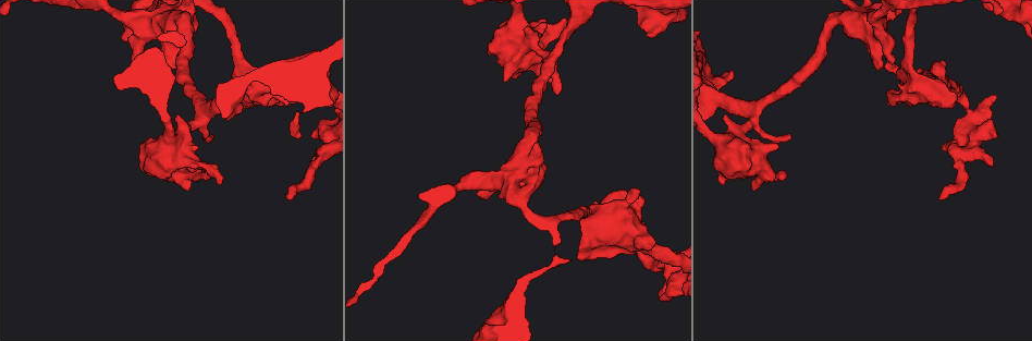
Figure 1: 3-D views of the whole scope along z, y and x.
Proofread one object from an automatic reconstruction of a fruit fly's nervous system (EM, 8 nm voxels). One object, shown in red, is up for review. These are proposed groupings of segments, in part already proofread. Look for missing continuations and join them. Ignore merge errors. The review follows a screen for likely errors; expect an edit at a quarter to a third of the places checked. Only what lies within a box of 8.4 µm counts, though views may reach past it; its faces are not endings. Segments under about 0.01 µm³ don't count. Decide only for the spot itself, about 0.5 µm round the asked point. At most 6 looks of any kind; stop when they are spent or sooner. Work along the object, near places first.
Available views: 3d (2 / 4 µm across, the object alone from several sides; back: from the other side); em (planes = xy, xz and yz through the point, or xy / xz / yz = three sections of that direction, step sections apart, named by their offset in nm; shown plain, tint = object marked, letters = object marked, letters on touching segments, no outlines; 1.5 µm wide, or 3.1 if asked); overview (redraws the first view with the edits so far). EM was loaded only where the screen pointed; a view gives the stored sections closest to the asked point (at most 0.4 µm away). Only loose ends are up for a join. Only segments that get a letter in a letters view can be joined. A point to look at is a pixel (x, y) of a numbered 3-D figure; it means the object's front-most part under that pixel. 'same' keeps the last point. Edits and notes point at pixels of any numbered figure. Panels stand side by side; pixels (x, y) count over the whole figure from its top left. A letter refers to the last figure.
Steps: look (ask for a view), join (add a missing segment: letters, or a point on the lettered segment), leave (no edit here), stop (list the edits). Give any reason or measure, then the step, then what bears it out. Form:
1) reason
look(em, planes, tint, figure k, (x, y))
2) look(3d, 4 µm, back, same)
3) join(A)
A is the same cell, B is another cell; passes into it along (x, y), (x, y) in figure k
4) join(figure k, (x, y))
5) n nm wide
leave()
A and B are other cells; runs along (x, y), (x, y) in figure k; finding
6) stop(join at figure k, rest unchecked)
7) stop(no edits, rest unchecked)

an open end
look(3d, 4 µm, back, figure 1, (312, 136))

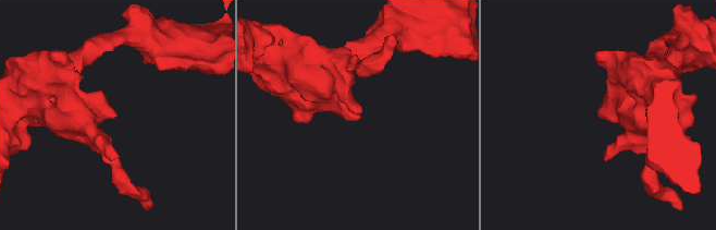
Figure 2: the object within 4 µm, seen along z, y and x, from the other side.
need the tissue
look(em, planes, letters, figure 2, (600, 114))

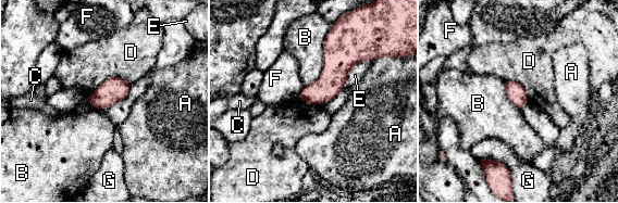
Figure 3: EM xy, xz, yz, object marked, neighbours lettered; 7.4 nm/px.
B touches over 500 nm
leave()
A, B, C, D, E, F and G are other cells; border along (131, 86), (123, 99), (100, 109) in figure 3; none of them fits

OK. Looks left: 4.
an open end
look(em, planes, letters, figure 1, (940, 198))

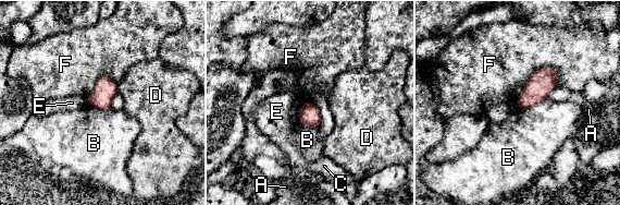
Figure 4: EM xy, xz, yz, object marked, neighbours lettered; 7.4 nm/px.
leave()
A, B, C, D, E and F are other cells; border along (547, 97), (530, 107), (520, 108) in figure 4; none of them fits

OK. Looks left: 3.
branch stops here
look(3d, 2 µm, figure 1, (219, 183))

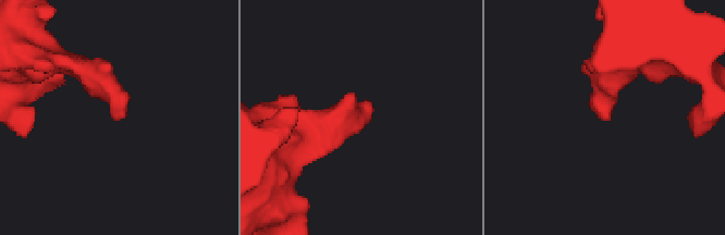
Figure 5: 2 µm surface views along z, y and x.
now the EM
look(em, planes, letters, figure 5, (362, 124))

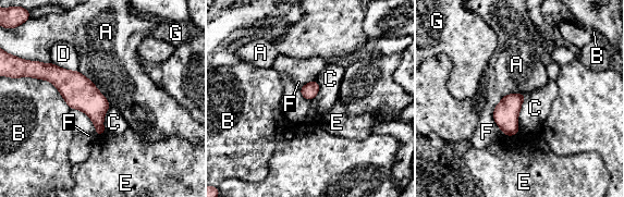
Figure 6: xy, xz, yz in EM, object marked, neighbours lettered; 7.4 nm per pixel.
leave()
A, B, C, D, E, F and G are other cells; border along (526, 97), (518, 114), (518, 131) in figure 6; no lettered segment goes on from it

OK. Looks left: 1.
stop(no edits, rest unchecked)

